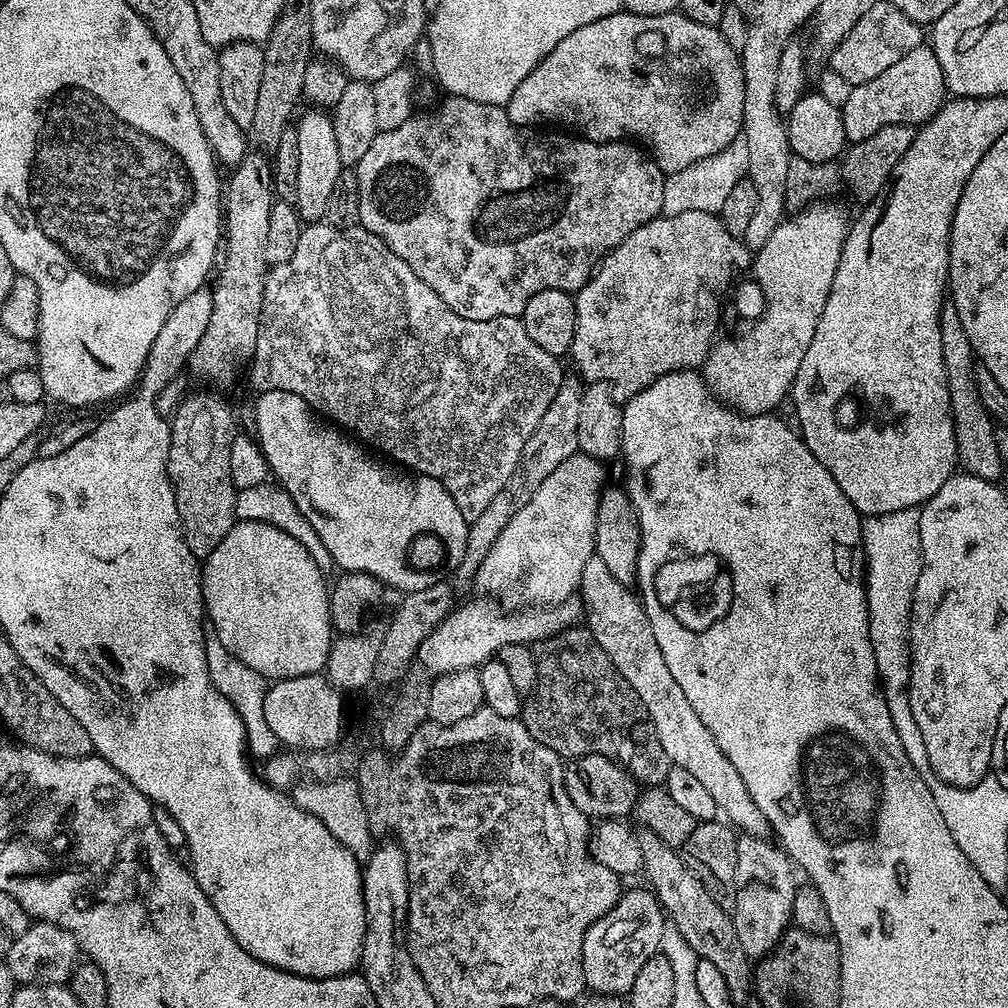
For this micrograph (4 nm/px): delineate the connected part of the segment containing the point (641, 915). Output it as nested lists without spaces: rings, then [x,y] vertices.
[[[647,887],[632,888],[590,930],[582,942],[584,983],[593,993],[623,997],[634,986],[634,977],[646,958],[660,952],[666,917],[656,897]]]

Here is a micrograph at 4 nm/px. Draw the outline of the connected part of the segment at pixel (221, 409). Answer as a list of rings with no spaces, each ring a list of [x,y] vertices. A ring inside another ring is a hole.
[[[185,395],[179,407],[171,417],[172,437],[168,455],[168,477],[174,490],[176,509],[180,515],[180,524],[184,527],[184,541],[197,558],[206,558],[226,538],[226,534],[237,523],[236,493],[230,476],[231,444],[238,435],[236,420],[232,417],[232,408],[220,396]]]

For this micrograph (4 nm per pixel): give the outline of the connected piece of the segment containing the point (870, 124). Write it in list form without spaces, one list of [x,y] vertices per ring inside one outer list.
[[[921,46],[910,50],[906,58],[898,58],[898,62],[894,62],[890,70],[882,70],[878,78],[870,78],[870,82],[852,87],[850,98],[846,98],[842,109],[846,141],[849,145],[861,144],[863,140],[870,138],[870,134],[882,130],[882,126],[925,124],[945,100],[944,68],[938,66],[935,47]]]

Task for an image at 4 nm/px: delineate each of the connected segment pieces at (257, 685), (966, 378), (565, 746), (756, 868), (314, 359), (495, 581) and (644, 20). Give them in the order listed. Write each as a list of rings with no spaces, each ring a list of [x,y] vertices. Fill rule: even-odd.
[[[216,632],[205,633],[207,672],[211,682],[219,693],[222,694],[234,706],[236,713],[242,718],[244,731],[247,734],[249,753],[260,760],[277,755],[281,747],[280,740],[274,734],[274,730],[266,724],[265,698],[270,687],[269,681],[256,670],[251,670],[244,662],[234,658],[219,641]]]
[[[945,303],[940,311],[940,329],[942,330],[942,362],[946,366],[946,382],[950,390],[950,410],[954,422],[954,438],[956,439],[956,458],[963,471],[983,480],[999,481],[1002,476],[1002,462],[998,458],[996,445],[996,428],[989,416],[986,406],[982,406],[982,398],[976,385],[976,365],[978,363],[970,346],[970,338],[966,338],[966,329],[962,327],[962,318],[958,318],[958,310],[950,303]]]
[[[587,626],[564,628],[560,632],[555,632],[554,635],[547,636],[544,640],[539,641],[539,643],[532,648],[532,653],[534,654],[534,662],[536,663],[536,685],[527,699],[523,701],[522,719],[526,730],[530,730],[530,734],[533,738],[538,742],[542,742],[542,746],[546,746],[550,750],[557,752],[562,758],[575,758],[585,756],[586,754],[598,754],[602,758],[610,758],[615,764],[624,768],[636,779],[637,785],[663,785],[664,779],[666,779],[668,772],[674,765],[670,762],[670,758],[666,758],[666,750],[662,750],[662,742],[658,742],[658,730],[654,730],[654,722],[650,718],[650,714],[647,710],[642,706],[638,694],[634,694],[634,690],[628,685],[626,678],[622,678],[622,674],[614,666],[614,662],[610,662],[606,650],[602,650],[602,646],[598,646],[598,642],[594,638],[592,631],[587,628]]]
[[[737,835],[734,898],[730,915],[734,931],[738,934],[738,942],[742,942],[742,950],[746,950],[749,958],[767,956],[790,927],[794,890],[798,883],[798,876],[795,875],[797,873],[792,860],[779,843],[762,836]]]
[[[312,222],[301,231],[298,246],[290,262],[269,267],[268,277],[264,279],[264,301],[260,311],[256,354],[250,361],[250,369],[252,368],[252,384],[257,393],[290,390],[290,394],[298,394],[303,400],[307,400],[321,417],[327,418],[333,425],[344,430],[353,428],[365,445],[373,444],[378,451],[393,456],[397,465],[442,482],[442,486],[454,498],[458,510],[462,510],[464,517],[471,522],[478,518],[478,514],[482,514],[482,510],[486,510],[486,506],[490,506],[490,502],[494,502],[498,493],[508,487],[512,477],[517,475],[522,450],[530,434],[538,430],[542,414],[546,414],[550,402],[554,402],[554,394],[560,388],[560,364],[557,357],[546,354],[546,350],[537,346],[530,334],[526,334],[523,319],[514,316],[493,320],[462,318],[454,314],[454,310],[450,310],[450,306],[446,306],[446,302],[442,302],[442,298],[438,298],[438,294],[434,294],[434,290],[430,290],[430,286],[426,286],[426,282],[422,282],[422,278],[418,278],[418,274],[414,274],[414,270],[410,270],[410,266],[406,266],[406,262],[402,262],[402,258],[398,258],[398,254],[394,254],[394,250],[390,250],[386,242],[382,242],[374,234],[359,226],[336,228],[327,222]],[[466,378],[470,382],[478,380],[480,390],[486,386],[486,390],[496,392],[496,398],[510,398],[512,402],[470,402],[462,390]]]
[[[577,454],[566,458],[534,490],[518,514],[506,522],[502,534],[498,534],[494,546],[482,558],[474,581],[474,588],[480,591],[477,593],[497,596],[492,598],[508,610],[517,606],[551,606],[571,599],[582,578],[582,569],[596,550],[594,526],[600,494],[606,484],[604,468],[592,456]]]
[[[621,10],[610,14],[606,18],[598,18],[598,22],[590,22],[590,26],[578,26],[578,30],[574,30],[574,34],[566,34],[566,38],[562,38],[562,42],[558,42],[558,46],[554,46],[554,50],[550,50],[550,54],[546,54],[546,58],[542,58],[542,62],[538,62],[538,66],[534,66],[534,70],[530,70],[530,74],[526,74],[526,78],[522,78],[522,82],[518,82],[518,88],[514,90],[514,94],[506,106],[506,111],[510,122],[515,124],[521,126],[544,126],[547,125],[544,123],[549,120],[552,123],[549,125],[559,126],[564,130],[575,130],[585,140],[597,140],[603,144],[608,140],[623,141],[627,137],[624,135],[629,132],[633,136],[629,137],[637,145],[646,149],[648,155],[656,161],[656,165],[665,174],[671,174],[690,166],[694,162],[705,160],[714,154],[718,154],[727,144],[731,144],[733,140],[737,139],[741,135],[744,123],[742,118],[743,105],[744,79],[742,78],[740,57],[737,49],[731,48],[724,41],[719,27],[694,22],[689,16],[685,16],[679,10],[667,12],[661,16],[643,16],[642,14]]]

